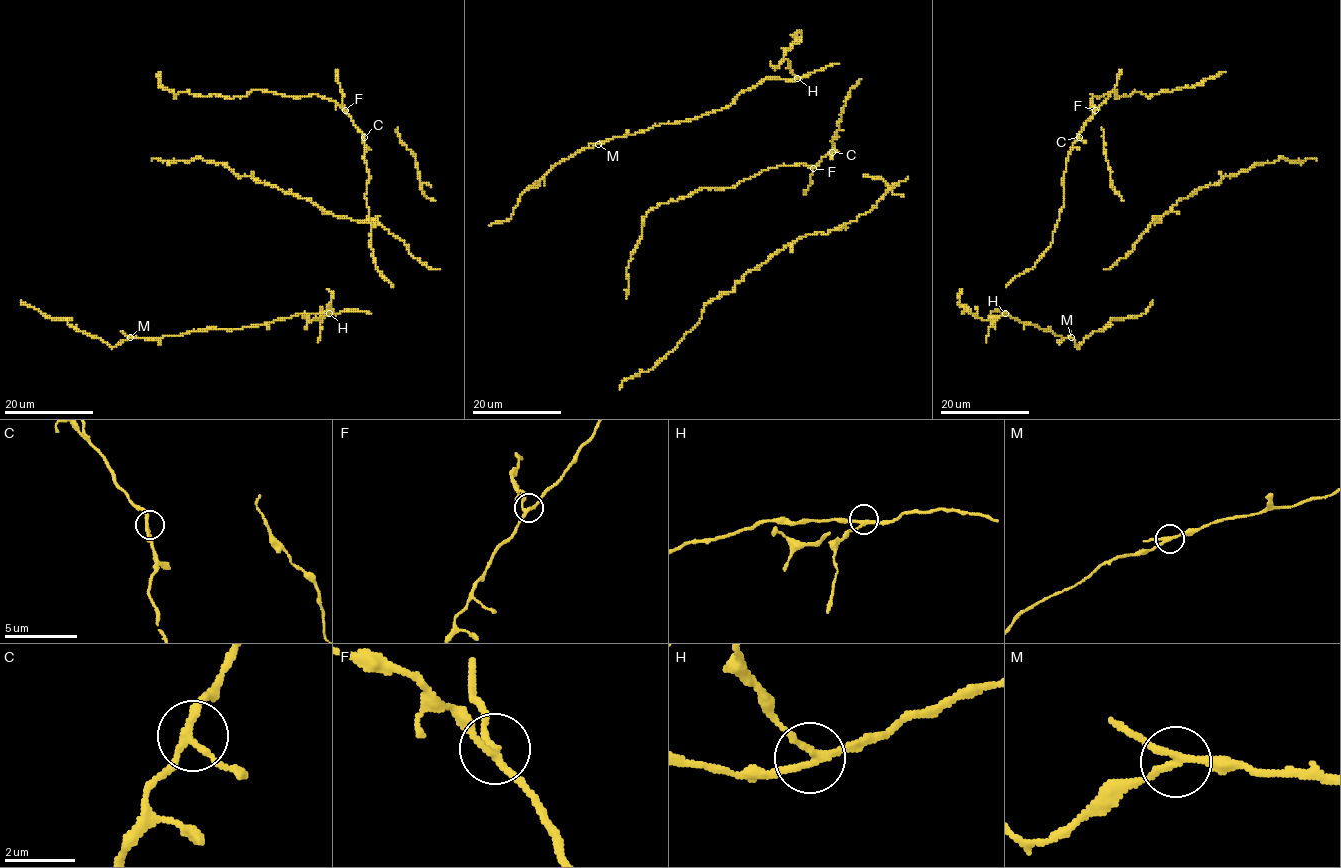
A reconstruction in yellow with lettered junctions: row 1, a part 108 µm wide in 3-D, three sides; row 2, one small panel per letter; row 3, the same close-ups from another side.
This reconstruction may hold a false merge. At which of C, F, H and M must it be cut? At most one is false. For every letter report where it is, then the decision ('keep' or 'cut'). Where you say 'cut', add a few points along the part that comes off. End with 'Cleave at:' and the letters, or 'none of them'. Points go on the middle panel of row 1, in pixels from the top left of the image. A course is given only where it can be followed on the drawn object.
C: at (832, 152); keep
F: at (813, 168); keep
H: at (797, 78); keep
M: at (598, 144); cut; foreign part runs (598, 144), (579, 149), (559, 162), (521, 194), (512, 216), (488, 226)
Cleave at: M

